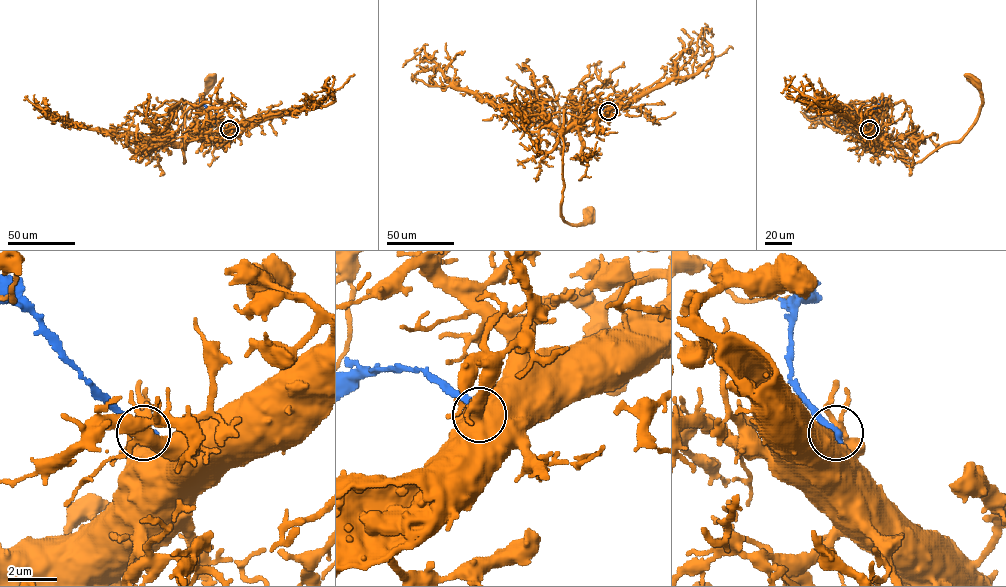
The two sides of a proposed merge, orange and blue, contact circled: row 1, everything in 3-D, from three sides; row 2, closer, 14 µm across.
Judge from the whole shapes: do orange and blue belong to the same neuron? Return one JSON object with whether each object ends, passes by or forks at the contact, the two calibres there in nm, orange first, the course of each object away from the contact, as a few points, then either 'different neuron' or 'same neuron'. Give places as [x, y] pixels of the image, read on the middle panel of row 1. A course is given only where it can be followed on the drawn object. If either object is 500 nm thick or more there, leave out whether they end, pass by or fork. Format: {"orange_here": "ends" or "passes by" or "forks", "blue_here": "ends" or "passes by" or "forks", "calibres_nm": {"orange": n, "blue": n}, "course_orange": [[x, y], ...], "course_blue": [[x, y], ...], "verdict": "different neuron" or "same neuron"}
{"orange_here": "forks", "blue_here": "ends", "calibres_nm": {"orange": 280, "blue": 400}, "course_orange": [[608, 111], [604, 115], [575, 121], [561, 133], [563, 182], [561, 215], [574, 224], [590, 216]], "course_blue": [[608, 111], [602, 109], [584, 120], [578, 131]], "verdict": "different neuron"}

